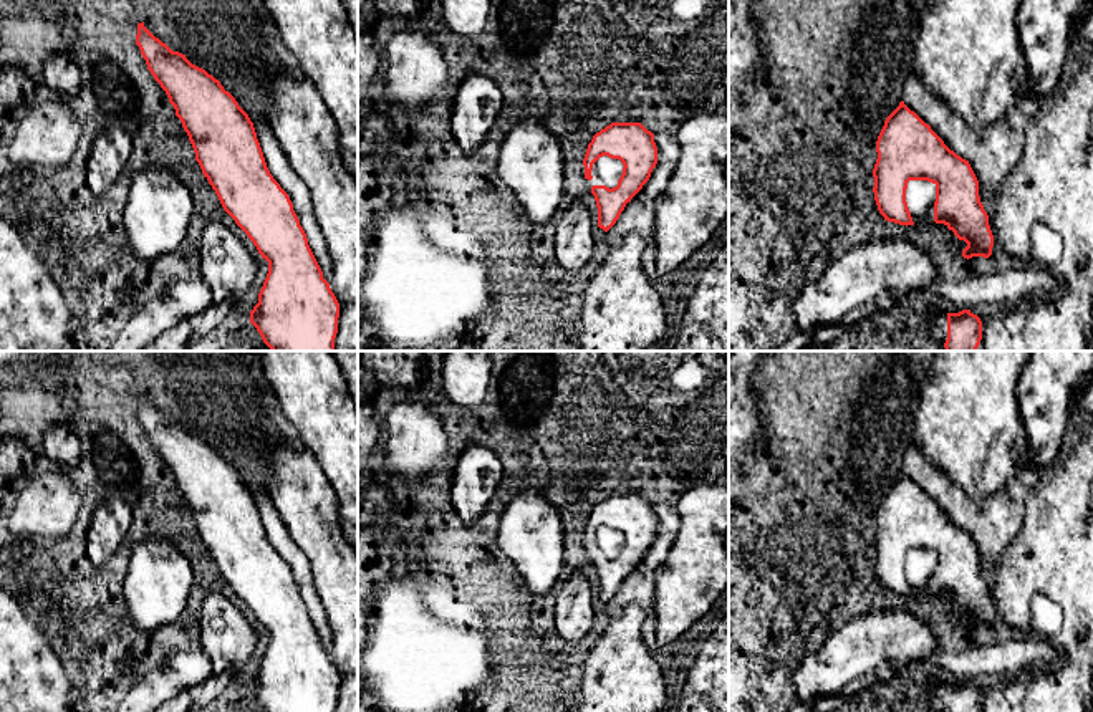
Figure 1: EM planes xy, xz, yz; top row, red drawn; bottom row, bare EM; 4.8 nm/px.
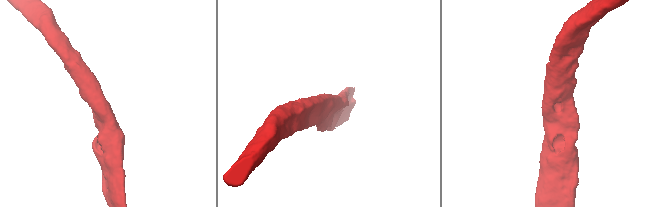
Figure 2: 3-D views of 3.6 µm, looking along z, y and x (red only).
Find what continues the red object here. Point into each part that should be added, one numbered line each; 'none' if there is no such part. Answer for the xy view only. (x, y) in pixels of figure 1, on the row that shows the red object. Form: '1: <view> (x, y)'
none

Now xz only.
1: xz (606, 171)

